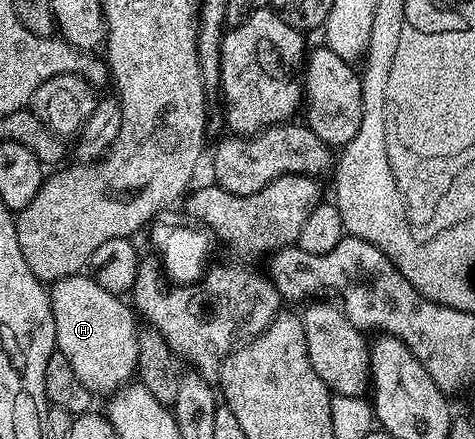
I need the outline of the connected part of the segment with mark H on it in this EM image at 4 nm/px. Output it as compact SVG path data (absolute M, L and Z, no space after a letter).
M86 273L54 280L49 292L52 317L56 321L56 347L61 355L68 357L76 377L80 377L80 381L84 381L84 385L95 396L109 397L122 390L135 378L138 369L140 327L139 324L134 324L135 312L127 304L126 308L119 296L108 293L108 289L100 289L100 285L96 285L96 281Z

